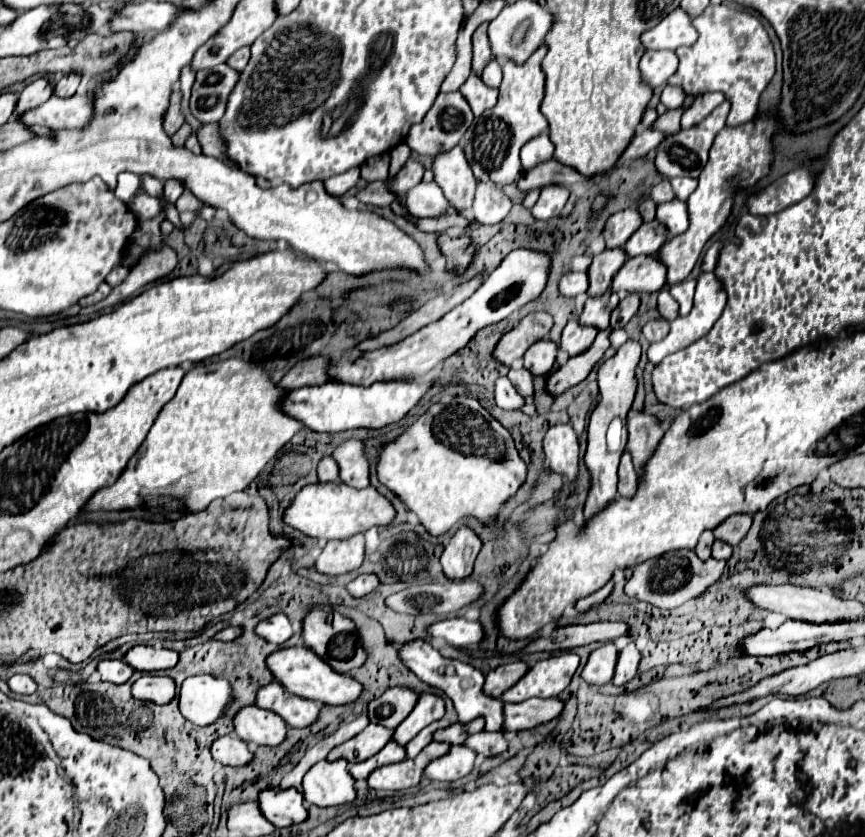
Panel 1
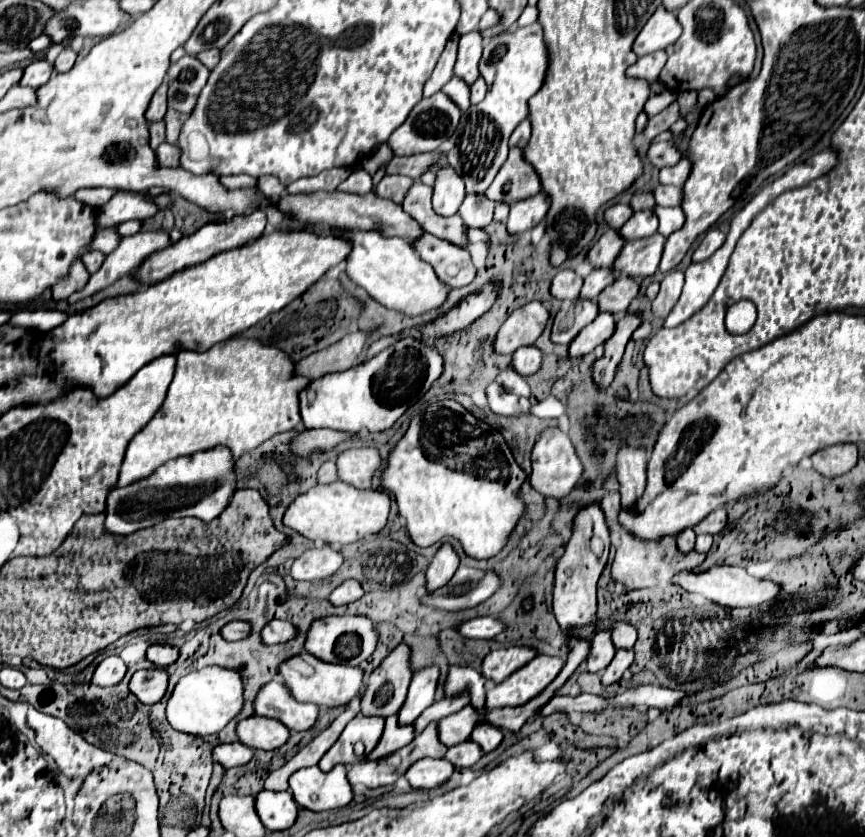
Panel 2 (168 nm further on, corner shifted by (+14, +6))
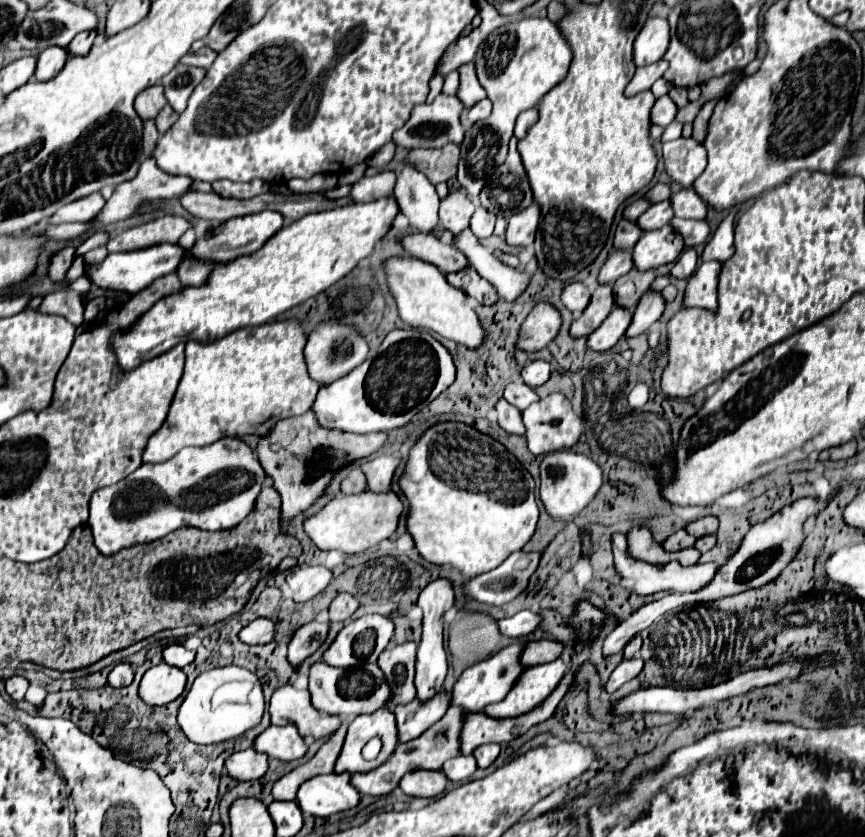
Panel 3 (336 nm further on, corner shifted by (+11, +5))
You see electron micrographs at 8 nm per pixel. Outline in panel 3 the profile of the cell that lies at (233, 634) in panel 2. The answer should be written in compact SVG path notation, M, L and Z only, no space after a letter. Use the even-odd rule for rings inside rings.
M256 618L248 626L244 626L238 638L244 644L268 644L274 636L274 622L270 618Z

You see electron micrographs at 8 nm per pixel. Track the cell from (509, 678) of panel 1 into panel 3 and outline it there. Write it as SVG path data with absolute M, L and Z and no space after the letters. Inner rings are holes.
M538 640L538 642L528 642L524 646L524 652L520 654L520 660L524 664L524 668L528 666L538 666L538 664L546 664L558 658L558 654L562 652L562 646L558 642L552 640Z

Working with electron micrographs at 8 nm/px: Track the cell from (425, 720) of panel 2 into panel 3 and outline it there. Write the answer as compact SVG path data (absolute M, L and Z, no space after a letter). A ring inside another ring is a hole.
M524 644L506 646L504 650L500 650L492 658L478 662L478 664L470 666L468 670L464 670L462 676L458 678L458 682L454 684L450 706L460 706L464 712L482 712L488 704L504 700L504 696L510 692L514 680L524 672L524 666L520 664L522 648L524 648Z

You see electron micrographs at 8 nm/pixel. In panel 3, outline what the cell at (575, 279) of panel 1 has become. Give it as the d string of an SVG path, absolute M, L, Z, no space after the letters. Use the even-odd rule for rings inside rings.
M570 282L562 290L562 302L572 314L582 314L590 302L590 290L582 282Z

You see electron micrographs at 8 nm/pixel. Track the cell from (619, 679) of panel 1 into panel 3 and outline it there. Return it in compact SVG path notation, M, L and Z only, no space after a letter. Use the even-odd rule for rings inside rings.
M630 658L630 660L622 660L616 668L614 668L614 672L612 672L612 676L610 676L610 680L608 680L608 684L606 684L606 690L608 692L616 692L624 682L628 682L628 680L632 680L632 678L636 678L638 674L640 674L640 670L642 670L642 666L644 666L644 662L642 662L642 658Z

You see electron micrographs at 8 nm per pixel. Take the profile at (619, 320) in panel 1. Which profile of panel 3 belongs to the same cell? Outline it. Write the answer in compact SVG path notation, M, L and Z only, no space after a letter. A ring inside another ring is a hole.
M636 268L630 270L614 284L614 304L632 312L638 300L642 298L642 294L650 290L654 278L656 278L654 270L646 270L646 272L638 272Z

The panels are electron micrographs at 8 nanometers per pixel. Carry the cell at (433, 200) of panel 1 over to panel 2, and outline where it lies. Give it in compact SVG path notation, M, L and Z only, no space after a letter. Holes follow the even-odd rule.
M385 175L375 187L373 193L383 197L383 199L391 199L395 203L401 203L405 191L411 187L413 179L405 177L405 175Z

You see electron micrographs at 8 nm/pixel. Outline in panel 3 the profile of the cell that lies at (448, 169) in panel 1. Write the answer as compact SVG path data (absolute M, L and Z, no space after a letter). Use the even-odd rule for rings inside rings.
M452 190L452 192L448 192L448 196L442 198L440 212L438 212L442 228L450 230L452 234L462 232L468 226L474 208L476 206L468 200L468 196L464 194L464 190Z

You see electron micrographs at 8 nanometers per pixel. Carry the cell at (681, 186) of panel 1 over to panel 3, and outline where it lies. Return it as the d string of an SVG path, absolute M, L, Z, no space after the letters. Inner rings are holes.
M680 136L664 144L666 172L676 184L684 188L692 186L692 182L704 172L706 160L708 158L706 158L704 146L694 138Z

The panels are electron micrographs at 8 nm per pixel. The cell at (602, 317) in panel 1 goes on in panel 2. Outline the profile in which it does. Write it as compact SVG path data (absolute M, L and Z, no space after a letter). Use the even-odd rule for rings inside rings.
M595 269L583 283L581 297L583 299L597 299L597 295L611 285L617 279L617 273L613 269Z

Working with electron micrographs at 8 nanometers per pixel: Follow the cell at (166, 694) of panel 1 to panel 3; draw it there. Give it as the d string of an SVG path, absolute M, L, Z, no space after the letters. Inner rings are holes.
M160 662L146 670L138 694L148 706L162 706L176 700L186 686L186 674L180 668Z

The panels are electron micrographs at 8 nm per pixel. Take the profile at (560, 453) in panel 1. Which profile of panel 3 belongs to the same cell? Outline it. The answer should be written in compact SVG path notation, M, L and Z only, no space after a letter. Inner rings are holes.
M560 450L560 452L550 452L548 456L542 456L540 476L542 476L540 500L544 502L550 516L562 518L562 520L568 520L568 516L576 516L602 486L600 466L592 458L584 454L576 454L574 450Z

